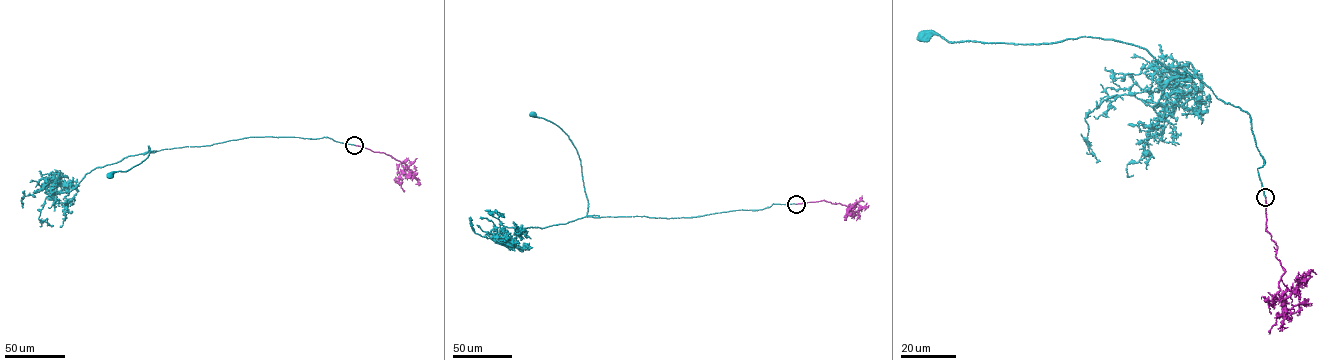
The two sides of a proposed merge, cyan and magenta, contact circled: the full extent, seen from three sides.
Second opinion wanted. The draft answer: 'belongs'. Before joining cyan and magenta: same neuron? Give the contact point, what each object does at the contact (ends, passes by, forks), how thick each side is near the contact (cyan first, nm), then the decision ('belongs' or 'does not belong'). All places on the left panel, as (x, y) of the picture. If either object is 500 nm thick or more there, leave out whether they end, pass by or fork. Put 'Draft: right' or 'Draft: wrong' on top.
Draft: right
at (354, 145); cyan ends there; magenta ends there; 220 nm thick on the cyan side, 170 nm on the other; belongs

